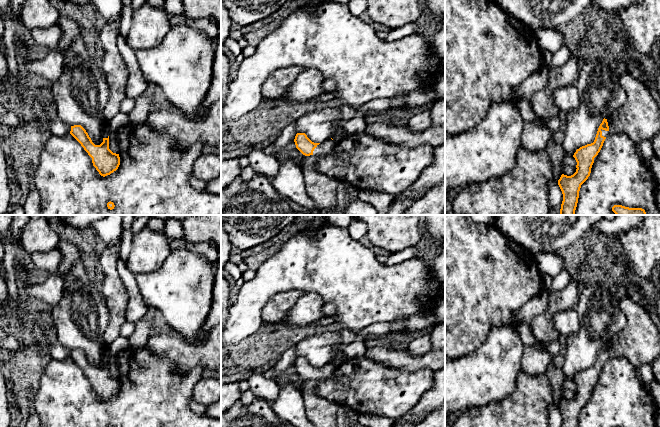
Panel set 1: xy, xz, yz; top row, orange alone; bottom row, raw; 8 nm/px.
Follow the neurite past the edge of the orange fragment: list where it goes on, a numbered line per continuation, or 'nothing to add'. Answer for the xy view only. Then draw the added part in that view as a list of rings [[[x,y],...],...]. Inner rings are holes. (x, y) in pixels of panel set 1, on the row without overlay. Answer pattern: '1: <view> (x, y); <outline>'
1: xy (116, 296); [[[107,245],[100,255],[100,265],[103,271],[101,292],[109,312],[109,322],[102,335],[103,362],[108,362],[110,355],[108,346],[120,336],[120,329],[127,321],[126,311],[129,303],[129,292],[117,270],[120,259],[120,247]]]

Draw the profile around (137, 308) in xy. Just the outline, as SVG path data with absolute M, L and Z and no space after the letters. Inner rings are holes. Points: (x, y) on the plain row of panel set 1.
M121 259L118 261L117 270L129 292L129 303L126 311L126 319L132 323L137 323L147 313L148 306L142 298L134 274Z

